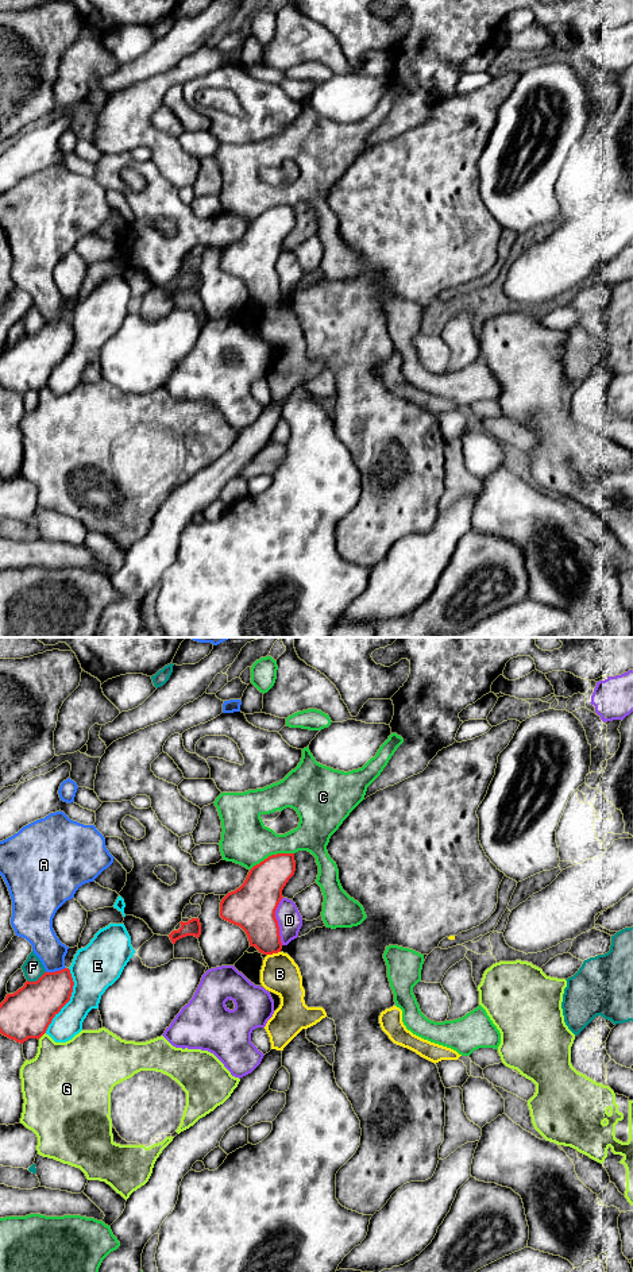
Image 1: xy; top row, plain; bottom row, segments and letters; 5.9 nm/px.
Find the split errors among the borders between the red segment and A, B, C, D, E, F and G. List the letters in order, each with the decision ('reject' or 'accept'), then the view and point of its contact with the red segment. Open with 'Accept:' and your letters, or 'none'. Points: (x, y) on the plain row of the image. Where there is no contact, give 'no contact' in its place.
Accept: none
A: reject; meets red in xy at (56, 323)
B: reject; meets red in xy at (273, 304)
C: reject; meets red in xy at (271, 207)
D: reject; meets red in xy at (277, 273)
E: reject; meets red in xy at (69, 351)
F: reject; meets red in xy at (37, 332)
G: reject; meets red in xy at (41, 388)

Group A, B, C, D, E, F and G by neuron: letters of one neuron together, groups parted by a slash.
A / B / C / D / E / F / G

